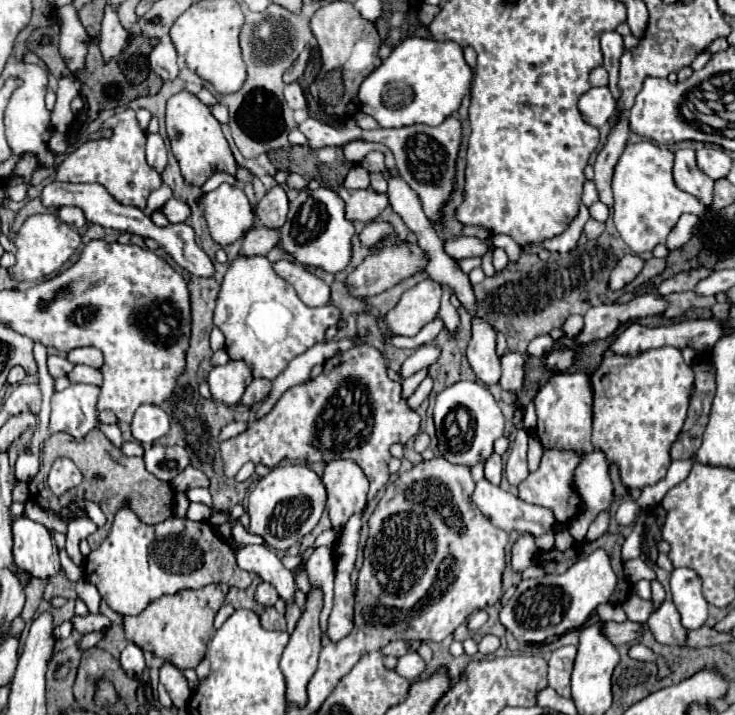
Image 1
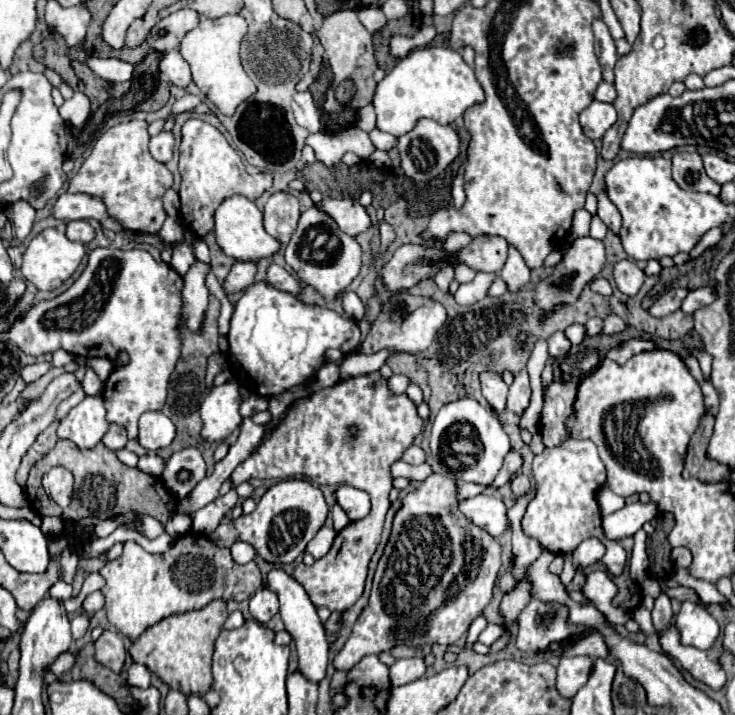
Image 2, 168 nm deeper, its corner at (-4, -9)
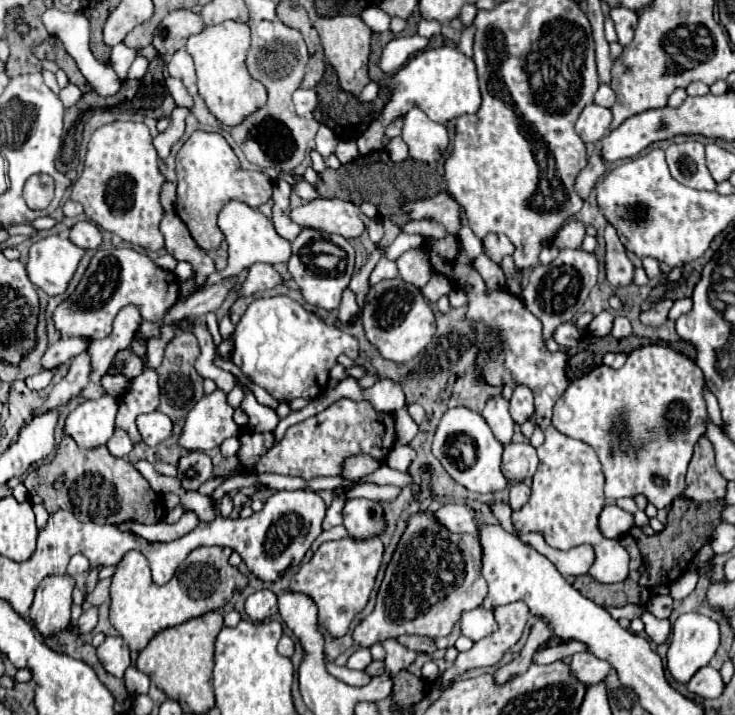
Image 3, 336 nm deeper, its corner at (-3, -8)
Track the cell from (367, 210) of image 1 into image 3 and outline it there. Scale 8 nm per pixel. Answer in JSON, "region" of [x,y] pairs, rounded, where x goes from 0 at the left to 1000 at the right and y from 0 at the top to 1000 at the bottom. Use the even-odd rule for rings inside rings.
{"region":[[[426,278],[404,292],[396,292],[396,306],[410,317],[461,326],[469,334],[488,331],[497,323],[488,290],[467,278]]]}

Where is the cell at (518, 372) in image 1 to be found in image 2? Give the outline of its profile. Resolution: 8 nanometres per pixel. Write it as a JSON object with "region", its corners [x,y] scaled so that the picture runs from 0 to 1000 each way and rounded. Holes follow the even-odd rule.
{"region":[[[710,517],[699,526],[699,534],[694,540],[691,573],[710,582],[710,576],[718,571],[718,562],[721,562],[721,531],[718,531],[718,520]]]}

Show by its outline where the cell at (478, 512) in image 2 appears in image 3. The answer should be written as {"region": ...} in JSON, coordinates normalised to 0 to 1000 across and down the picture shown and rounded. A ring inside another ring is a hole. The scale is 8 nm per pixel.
{"region":[[[603,706],[597,715],[592,715],[592,723],[619,745],[649,745],[652,729],[649,715],[638,706]]]}

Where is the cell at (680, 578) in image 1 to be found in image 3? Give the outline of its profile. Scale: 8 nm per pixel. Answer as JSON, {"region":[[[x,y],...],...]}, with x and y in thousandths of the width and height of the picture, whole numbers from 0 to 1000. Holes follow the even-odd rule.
{"region":[[[932,857],[916,874],[916,888],[913,888],[910,910],[907,910],[907,936],[913,938],[918,952],[935,955],[935,950],[940,950],[940,944],[951,933],[967,924],[976,905],[978,905],[978,871],[951,857]]]}

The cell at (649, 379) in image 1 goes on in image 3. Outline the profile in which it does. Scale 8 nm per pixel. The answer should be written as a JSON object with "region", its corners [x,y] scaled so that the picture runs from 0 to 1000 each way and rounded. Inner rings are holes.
{"region":[[[878,483],[856,494],[853,508],[845,516],[826,510],[810,513],[790,530],[777,533],[774,544],[755,564],[752,597],[771,611],[801,620],[820,650],[823,662],[823,695],[837,701],[842,695],[878,692],[894,712],[910,709],[913,701],[932,690],[932,659],[943,636],[948,614],[959,606],[962,569],[956,555],[956,519],[932,497],[902,483]]]}

